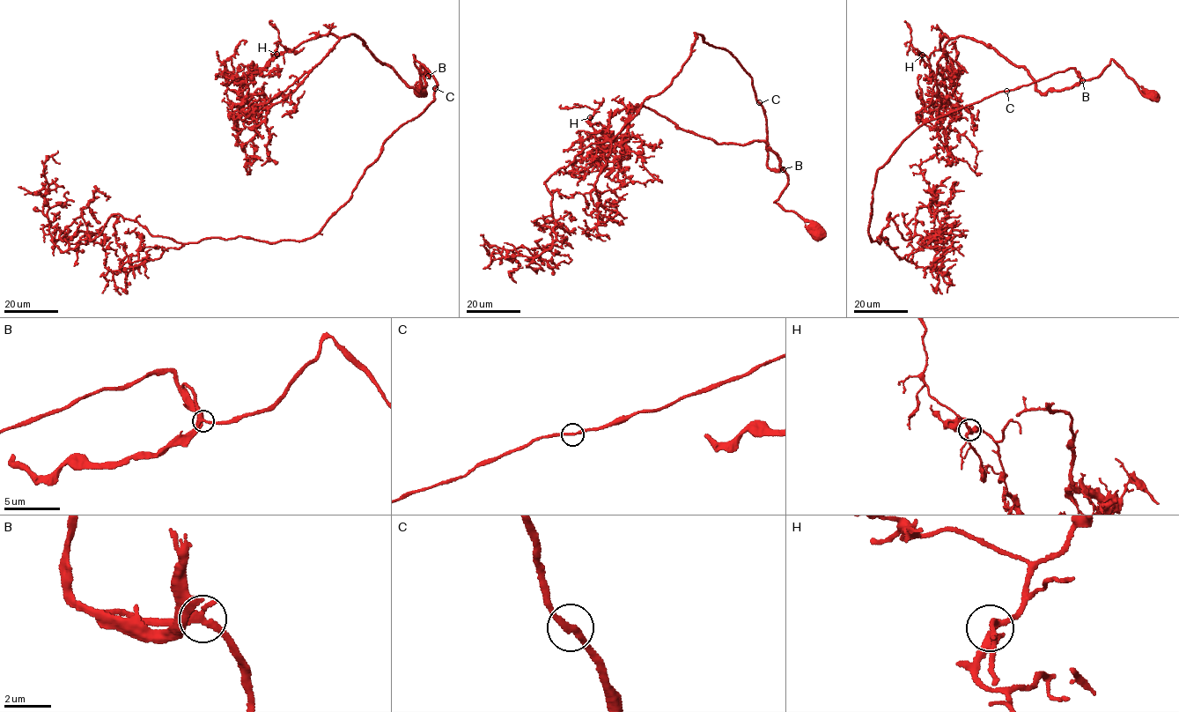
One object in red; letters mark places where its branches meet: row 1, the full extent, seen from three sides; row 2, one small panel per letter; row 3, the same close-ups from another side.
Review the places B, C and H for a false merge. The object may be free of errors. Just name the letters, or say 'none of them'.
none of them

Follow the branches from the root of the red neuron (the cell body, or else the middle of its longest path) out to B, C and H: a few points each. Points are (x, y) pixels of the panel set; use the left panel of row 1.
B: (420, 90), (421, 77), (414, 55), (431, 74), (428, 76)
C: (420, 90), (421, 77), (414, 55), (431, 74), (427, 76), (421, 64), (433, 75), (438, 83), (434, 88)
H: (420, 90), (414, 55), (431, 74), (421, 68), (426, 82), (418, 90), (354, 34), (320, 35), (277, 54)

